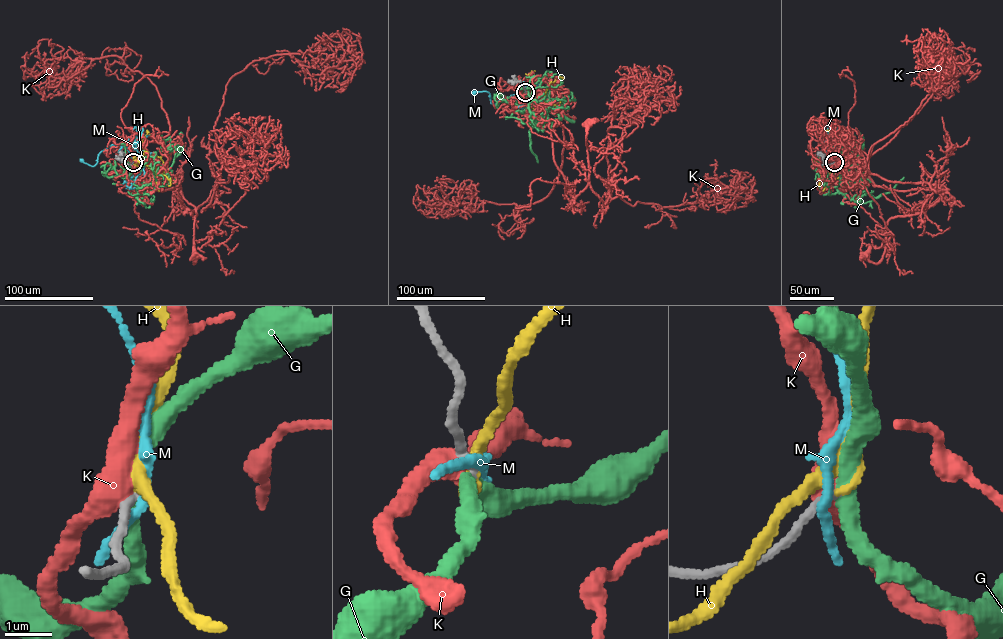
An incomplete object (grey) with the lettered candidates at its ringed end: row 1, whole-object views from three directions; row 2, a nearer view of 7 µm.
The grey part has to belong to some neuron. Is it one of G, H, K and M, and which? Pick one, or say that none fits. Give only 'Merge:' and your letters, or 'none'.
Merge: H

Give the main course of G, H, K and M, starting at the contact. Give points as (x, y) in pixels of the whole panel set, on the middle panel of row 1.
G: (525, 92), (516, 104), (536, 121), (558, 118), (546, 84), (545, 73), (552, 71)
H: (525, 92), (531, 105), (546, 102), (555, 105), (535, 95), (540, 91), (541, 79)
K: (525, 92), (532, 105), (528, 121), (550, 134), (555, 164), (571, 203), (589, 178), (587, 124)
M: (525, 92), (499, 99), (495, 105), (490, 102), (488, 92), (473, 93)

